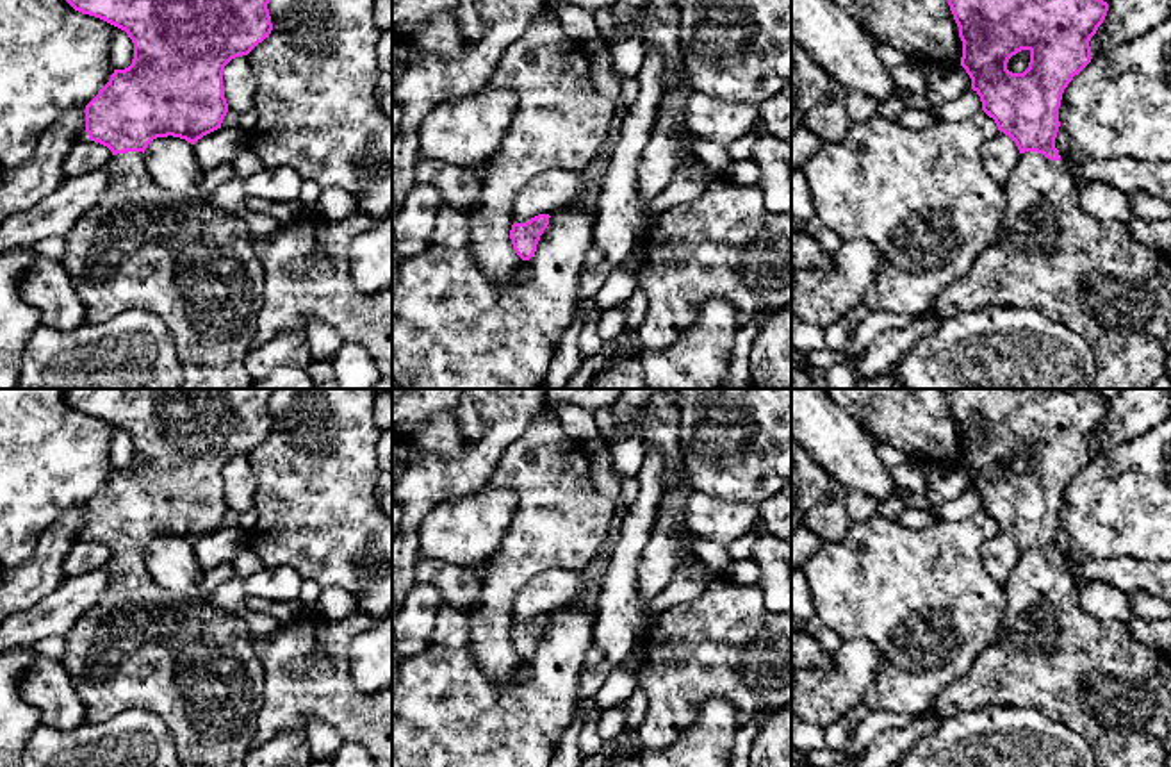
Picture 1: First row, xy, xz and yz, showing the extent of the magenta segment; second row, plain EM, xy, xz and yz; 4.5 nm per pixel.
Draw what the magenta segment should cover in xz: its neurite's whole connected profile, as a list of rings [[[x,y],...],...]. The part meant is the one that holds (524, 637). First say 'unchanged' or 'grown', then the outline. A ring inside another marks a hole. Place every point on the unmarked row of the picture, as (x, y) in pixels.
unchanged; [[[538,614],[526,623],[512,624],[510,639],[515,653],[522,660],[529,660],[535,655],[540,635],[549,624],[549,617],[549,614]]]

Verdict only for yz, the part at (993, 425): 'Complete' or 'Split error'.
Split error

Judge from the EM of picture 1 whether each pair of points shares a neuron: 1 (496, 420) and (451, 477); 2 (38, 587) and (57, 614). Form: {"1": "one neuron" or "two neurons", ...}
{"1": "one neuron", "2": "two neurons"}

